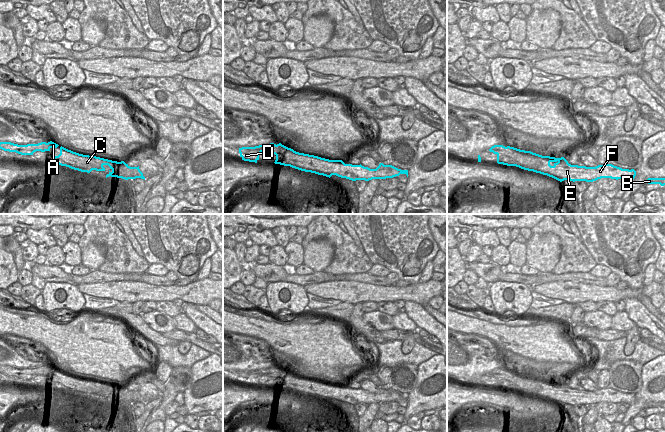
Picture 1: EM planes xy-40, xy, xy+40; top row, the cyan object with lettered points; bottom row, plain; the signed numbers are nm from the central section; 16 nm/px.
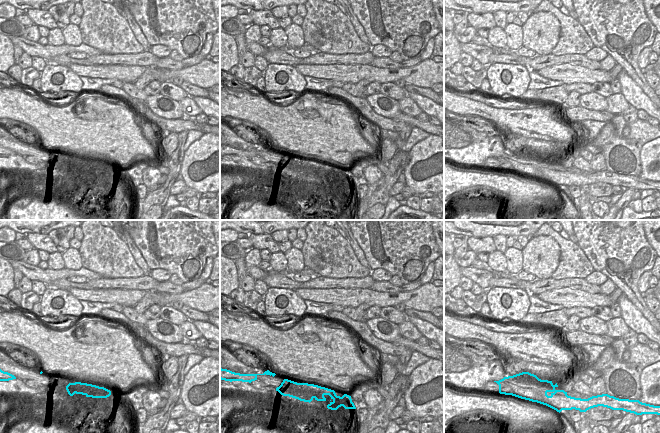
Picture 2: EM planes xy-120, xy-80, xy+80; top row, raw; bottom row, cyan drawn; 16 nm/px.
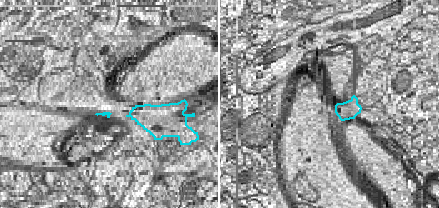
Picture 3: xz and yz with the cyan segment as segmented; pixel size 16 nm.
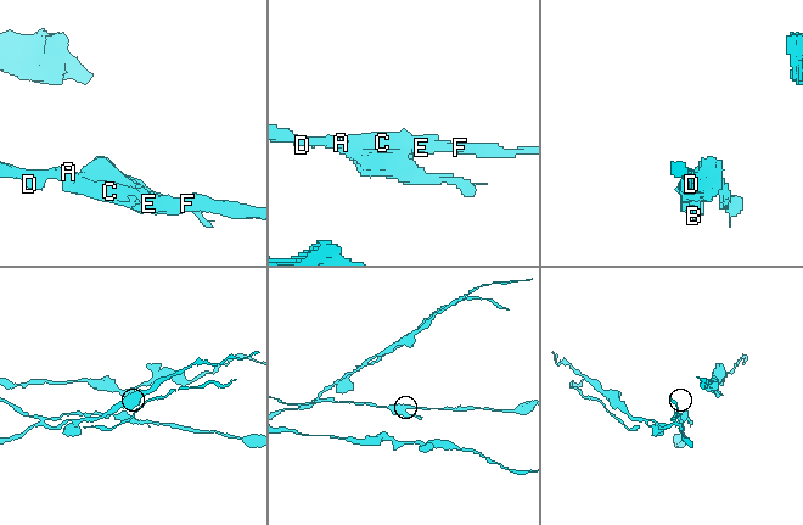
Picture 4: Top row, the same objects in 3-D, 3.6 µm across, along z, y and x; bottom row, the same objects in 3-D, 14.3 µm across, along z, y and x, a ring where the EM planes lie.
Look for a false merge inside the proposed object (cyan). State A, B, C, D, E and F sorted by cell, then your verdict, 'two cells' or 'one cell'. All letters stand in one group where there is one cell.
A D / B C E F; two cells

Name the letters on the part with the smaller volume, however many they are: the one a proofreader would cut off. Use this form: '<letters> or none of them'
B, C, E, F

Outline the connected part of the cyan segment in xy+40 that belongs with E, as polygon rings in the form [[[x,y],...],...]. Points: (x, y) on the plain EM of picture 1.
[[[525,375],[521,384],[523,388],[519,388],[517,391],[547,399],[560,406],[564,404],[593,406],[601,402],[632,405],[636,400],[634,393],[622,393],[612,388],[596,391],[571,389],[564,381],[555,384],[547,383],[545,380],[537,382],[536,378],[531,375]]]

